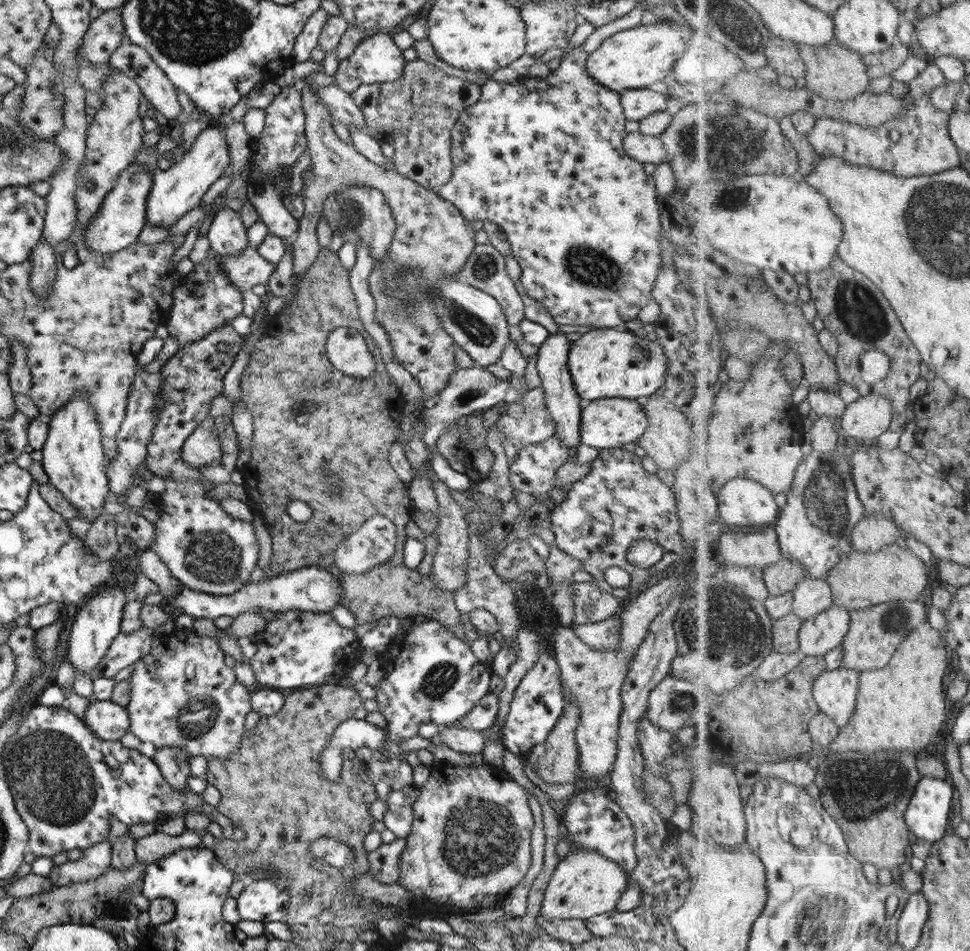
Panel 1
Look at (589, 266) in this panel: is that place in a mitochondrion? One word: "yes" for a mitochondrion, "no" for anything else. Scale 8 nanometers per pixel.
yes

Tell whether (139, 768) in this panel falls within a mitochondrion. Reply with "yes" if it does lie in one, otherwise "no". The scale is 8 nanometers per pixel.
no

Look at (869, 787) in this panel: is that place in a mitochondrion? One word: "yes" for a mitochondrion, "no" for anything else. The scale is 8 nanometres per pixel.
yes

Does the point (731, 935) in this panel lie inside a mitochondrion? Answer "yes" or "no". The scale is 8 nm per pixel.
no

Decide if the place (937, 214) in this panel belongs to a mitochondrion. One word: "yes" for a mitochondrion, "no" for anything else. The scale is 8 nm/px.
yes

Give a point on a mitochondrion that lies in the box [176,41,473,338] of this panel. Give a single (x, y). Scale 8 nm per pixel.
(350, 214)

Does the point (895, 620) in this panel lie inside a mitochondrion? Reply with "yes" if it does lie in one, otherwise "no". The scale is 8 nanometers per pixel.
yes

